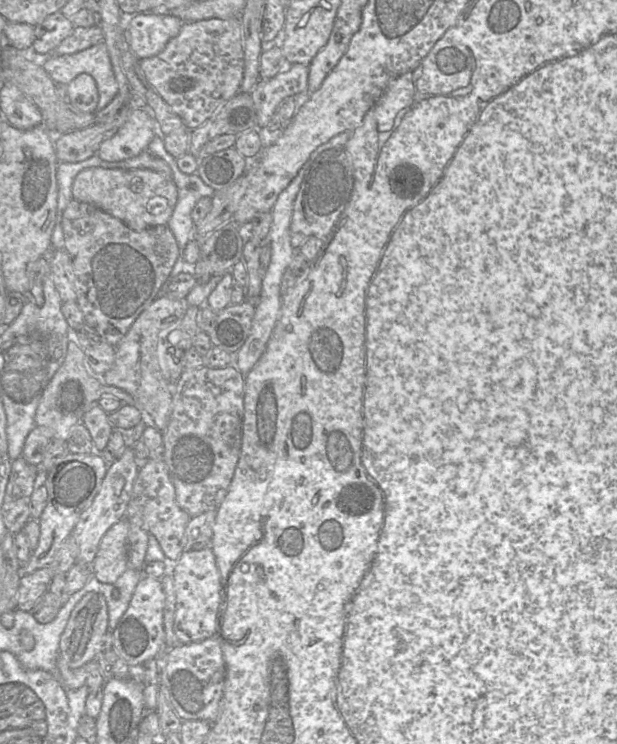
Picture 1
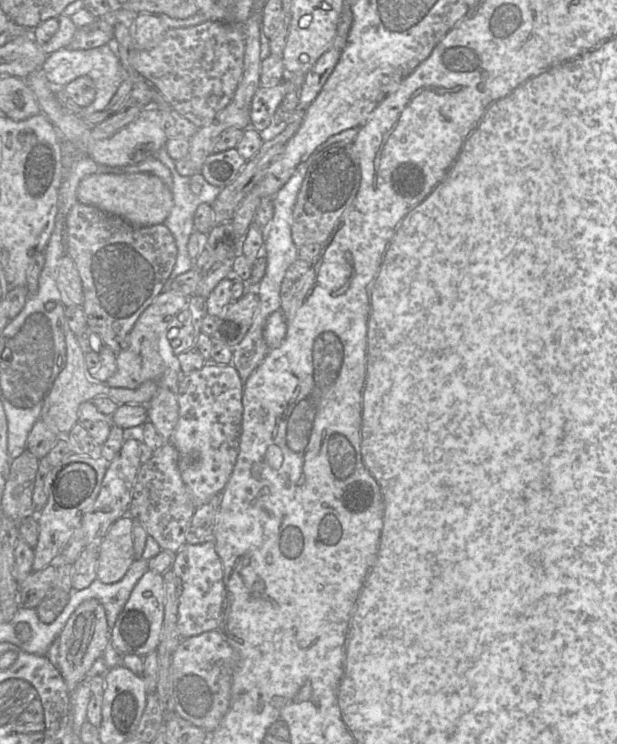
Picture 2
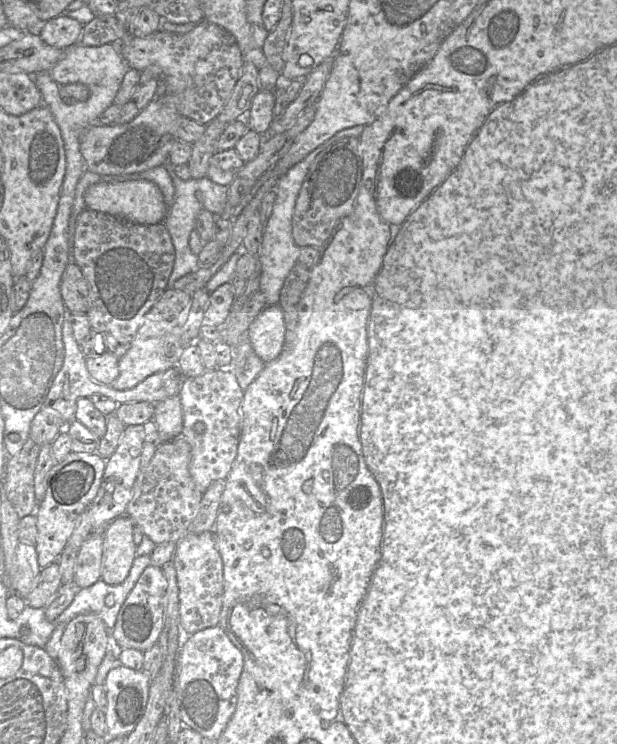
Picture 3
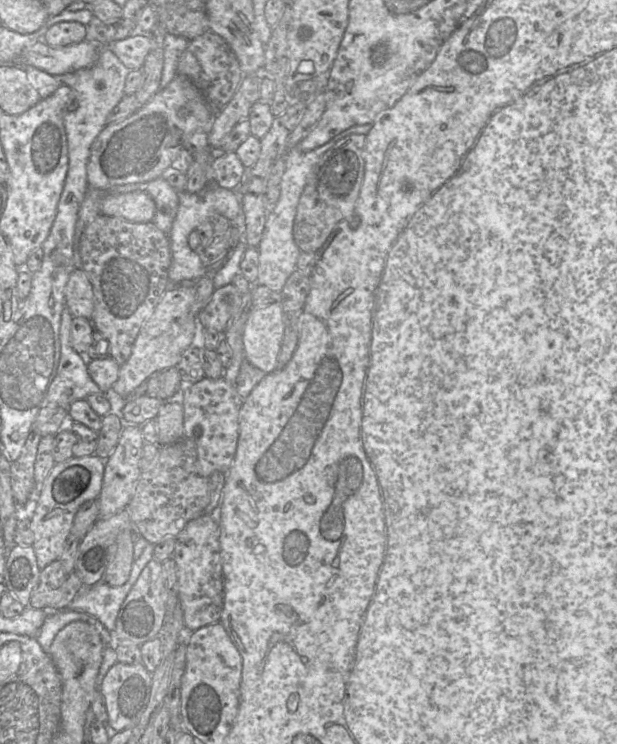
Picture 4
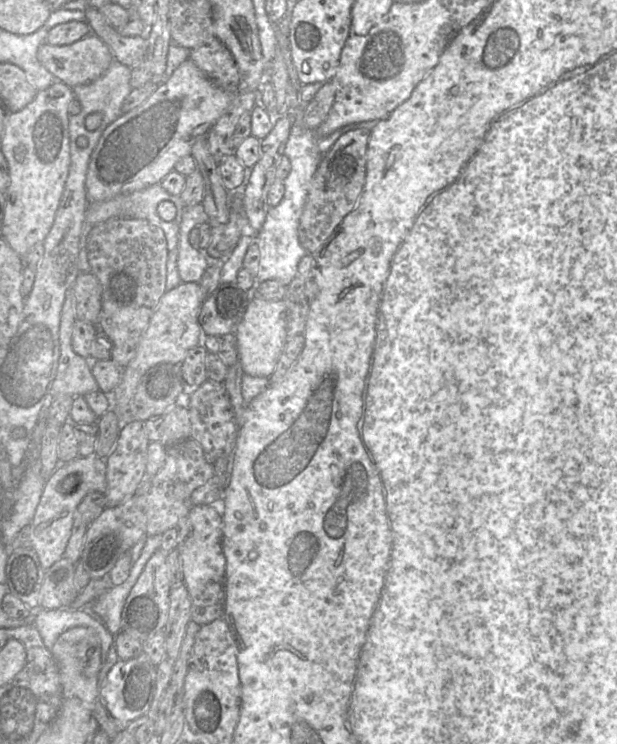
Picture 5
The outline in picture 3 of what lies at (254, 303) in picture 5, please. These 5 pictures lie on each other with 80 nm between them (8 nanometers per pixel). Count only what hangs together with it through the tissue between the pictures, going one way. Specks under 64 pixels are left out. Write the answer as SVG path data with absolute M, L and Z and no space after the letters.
M268 305L251 323L248 338L258 357L268 363L279 357L285 342L284 314L279 306Z

